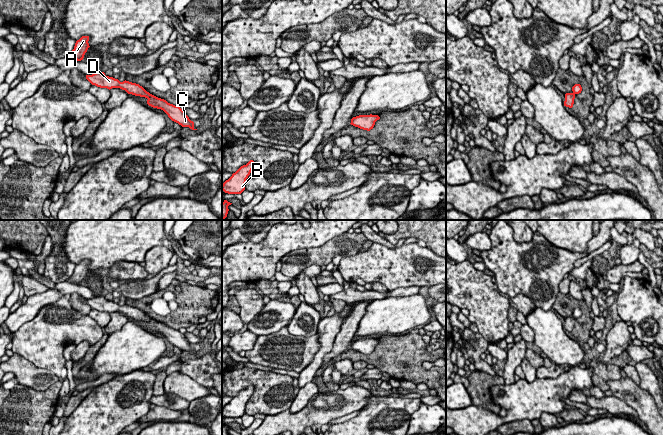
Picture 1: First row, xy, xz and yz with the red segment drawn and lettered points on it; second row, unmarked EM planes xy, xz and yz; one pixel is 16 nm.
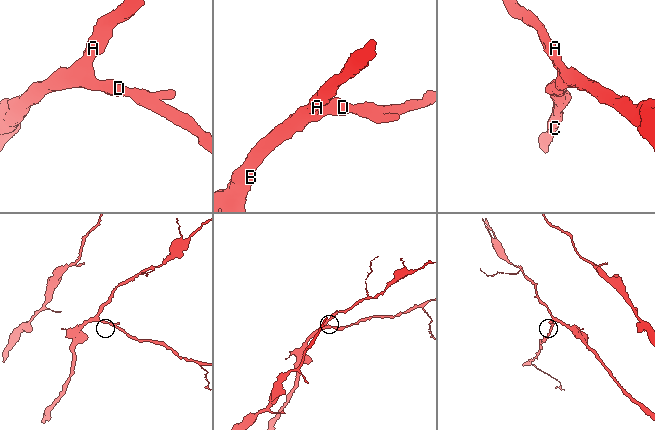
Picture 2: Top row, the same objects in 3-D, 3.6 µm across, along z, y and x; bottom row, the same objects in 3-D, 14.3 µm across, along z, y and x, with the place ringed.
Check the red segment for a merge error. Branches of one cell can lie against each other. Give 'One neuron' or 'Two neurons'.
One neuron

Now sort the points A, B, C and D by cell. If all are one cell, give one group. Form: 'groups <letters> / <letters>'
groups A B C D

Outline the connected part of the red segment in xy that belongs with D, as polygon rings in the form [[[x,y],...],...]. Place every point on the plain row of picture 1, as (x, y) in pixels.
[[[96,296],[92,299],[86,299],[86,303],[92,308],[100,312],[120,312],[125,314],[128,318],[147,322],[147,328],[153,332],[163,334],[168,341],[181,349],[182,351],[194,352],[194,346],[189,343],[184,334],[179,330],[168,327],[166,324],[158,322],[147,316],[142,310],[129,305],[120,306],[118,303],[106,300],[104,296]]]

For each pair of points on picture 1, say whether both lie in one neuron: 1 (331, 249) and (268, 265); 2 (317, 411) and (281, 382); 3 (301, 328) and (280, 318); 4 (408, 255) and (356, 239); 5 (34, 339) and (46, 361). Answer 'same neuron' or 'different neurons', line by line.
1: different neurons
2: different neurons
3: different neurons
4: different neurons
5: same neuron

